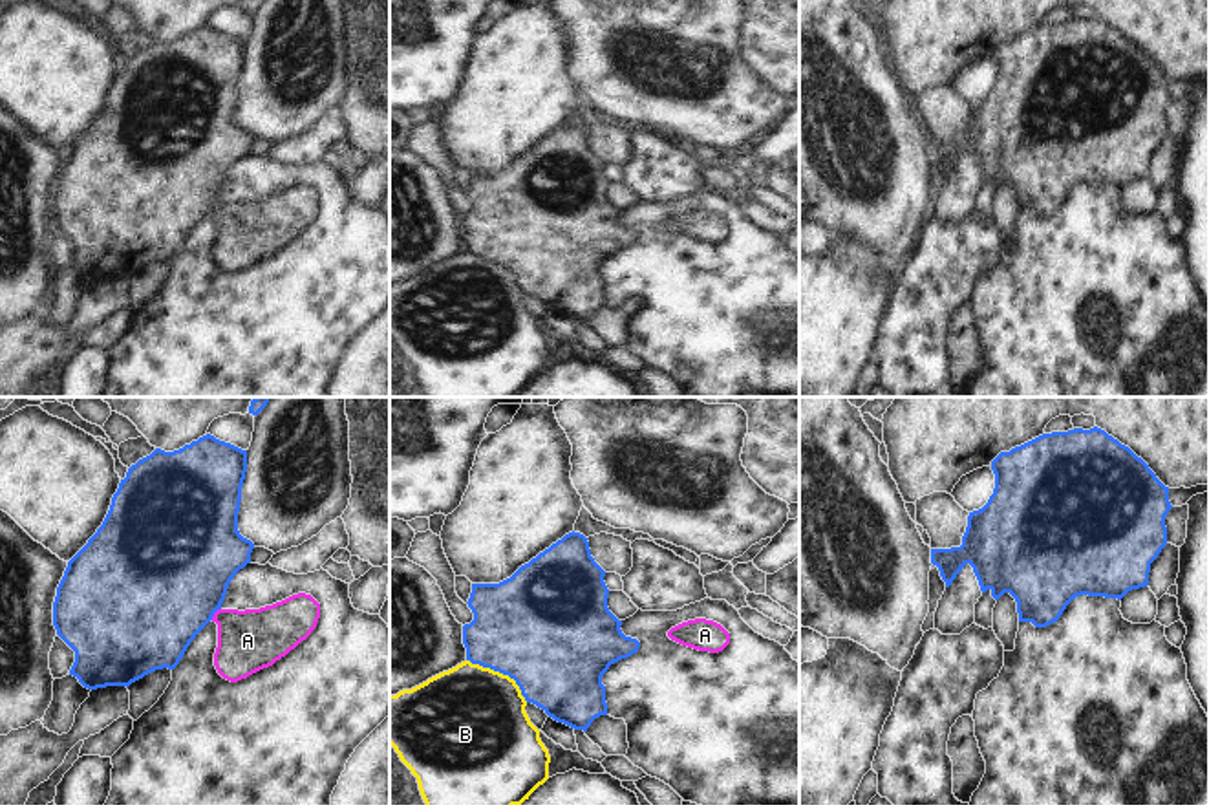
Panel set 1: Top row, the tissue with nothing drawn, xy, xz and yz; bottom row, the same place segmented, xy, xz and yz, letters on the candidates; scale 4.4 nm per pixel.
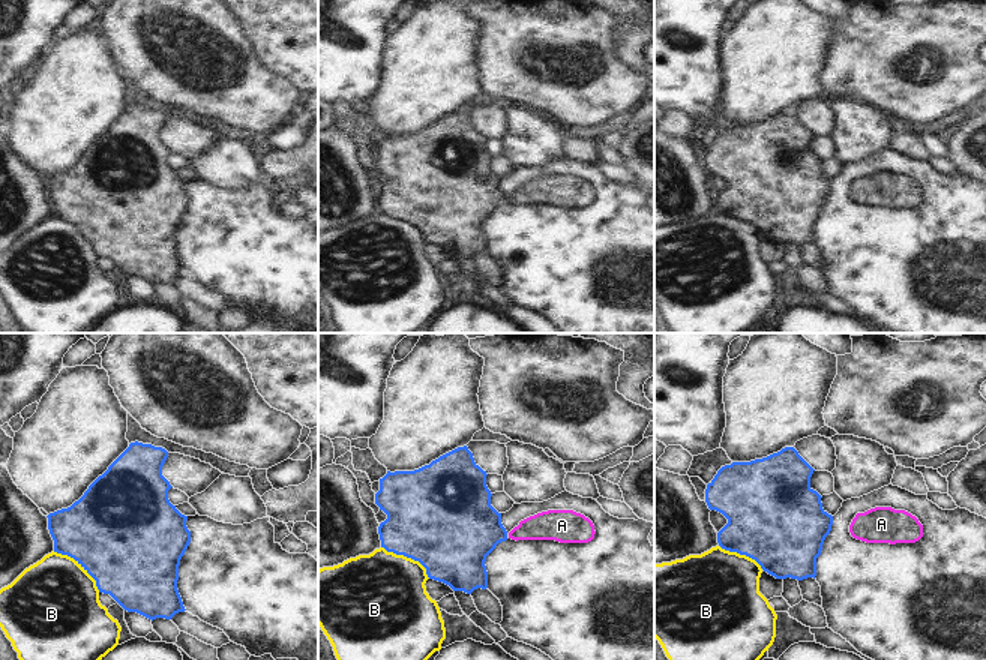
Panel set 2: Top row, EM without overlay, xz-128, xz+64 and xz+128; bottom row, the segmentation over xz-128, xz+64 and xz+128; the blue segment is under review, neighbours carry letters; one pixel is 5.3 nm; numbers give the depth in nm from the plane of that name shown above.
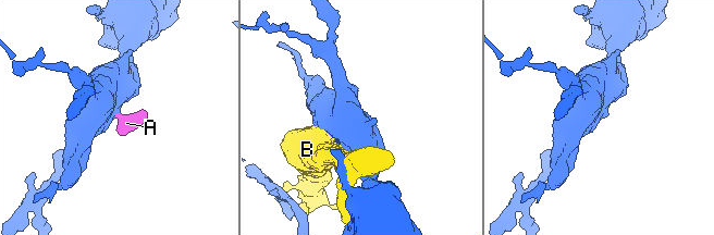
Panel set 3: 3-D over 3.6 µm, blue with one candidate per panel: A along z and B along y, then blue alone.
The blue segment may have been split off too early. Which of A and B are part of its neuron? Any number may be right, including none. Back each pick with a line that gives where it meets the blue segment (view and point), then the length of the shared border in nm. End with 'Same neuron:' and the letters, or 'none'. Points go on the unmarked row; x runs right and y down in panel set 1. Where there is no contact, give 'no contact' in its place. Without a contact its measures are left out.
A: meets blue in xy at (214, 202); contact 70 nm long
Same neuron: A

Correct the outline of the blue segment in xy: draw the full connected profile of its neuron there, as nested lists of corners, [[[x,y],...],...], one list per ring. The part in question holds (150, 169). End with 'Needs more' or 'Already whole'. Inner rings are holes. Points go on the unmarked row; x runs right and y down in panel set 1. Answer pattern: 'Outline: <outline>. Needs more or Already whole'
Outline: [[[207,24],[179,40],[155,38],[139,49],[121,70],[110,101],[88,130],[68,152],[53,192],[57,225],[75,242],[70,265],[88,280],[130,276],[155,260],[174,260],[196,225],[212,210],[218,214],[214,256],[218,263],[238,273],[273,256],[316,218],[320,194],[305,183],[293,185],[260,199],[223,199],[230,170],[251,154],[254,134],[238,121],[241,77],[247,62],[247,40]]]. Needs more

